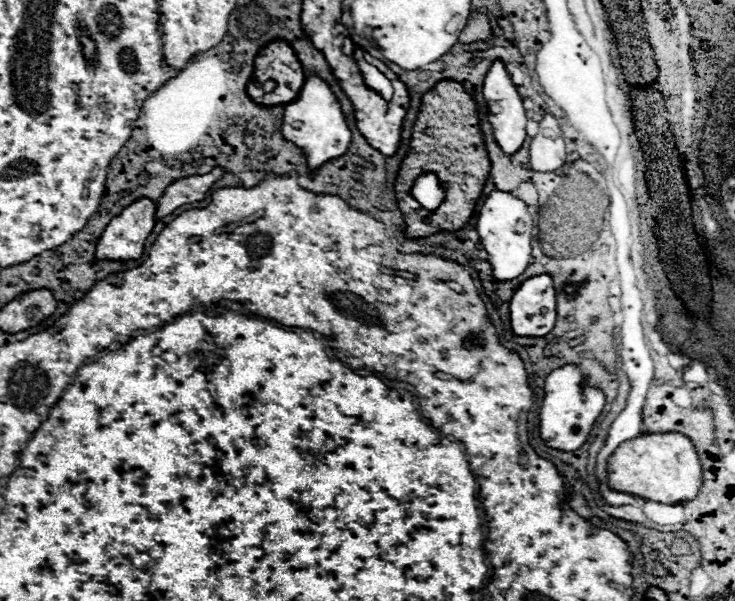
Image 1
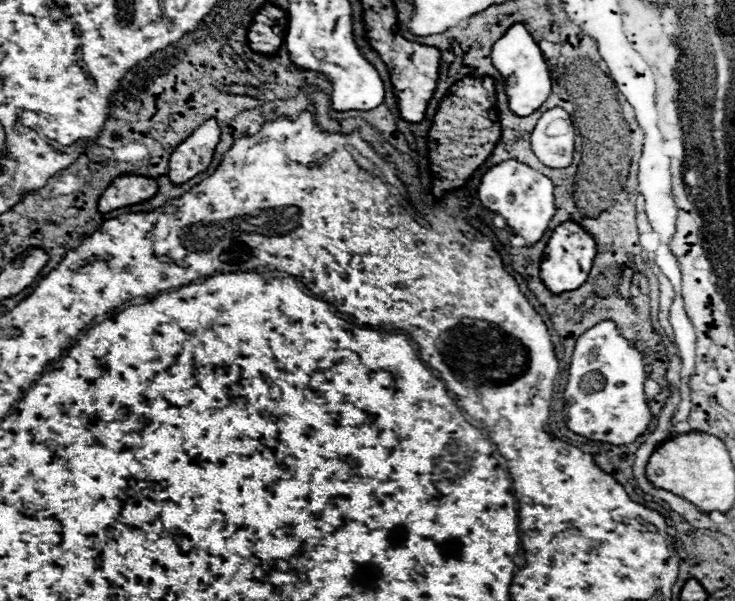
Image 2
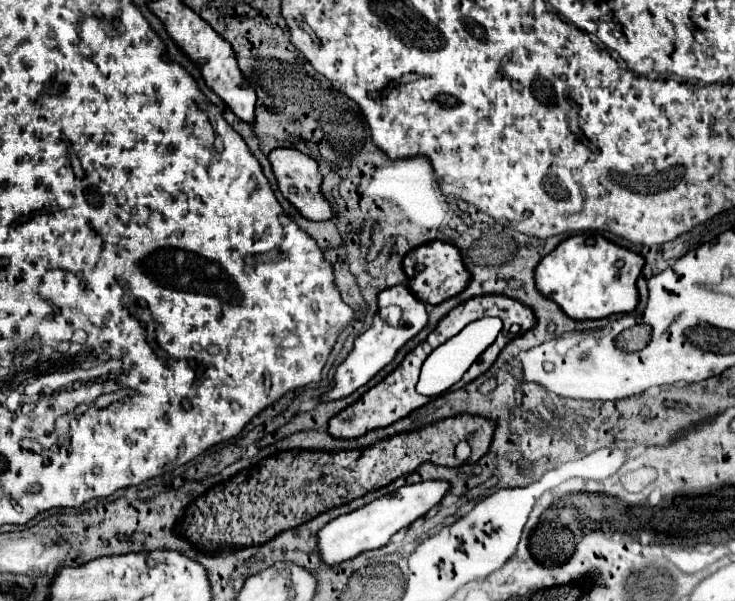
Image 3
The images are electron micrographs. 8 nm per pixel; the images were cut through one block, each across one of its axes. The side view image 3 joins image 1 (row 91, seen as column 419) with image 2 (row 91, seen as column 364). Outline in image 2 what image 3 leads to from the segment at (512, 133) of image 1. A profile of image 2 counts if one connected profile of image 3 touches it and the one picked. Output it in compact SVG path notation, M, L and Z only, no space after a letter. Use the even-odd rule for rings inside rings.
M514 24L508 28L508 32L494 44L492 48L492 64L498 68L506 82L506 96L508 96L508 108L516 116L530 116L534 110L538 110L552 92L550 82L550 70L544 62L544 56L538 48L538 44L532 40L524 24Z

